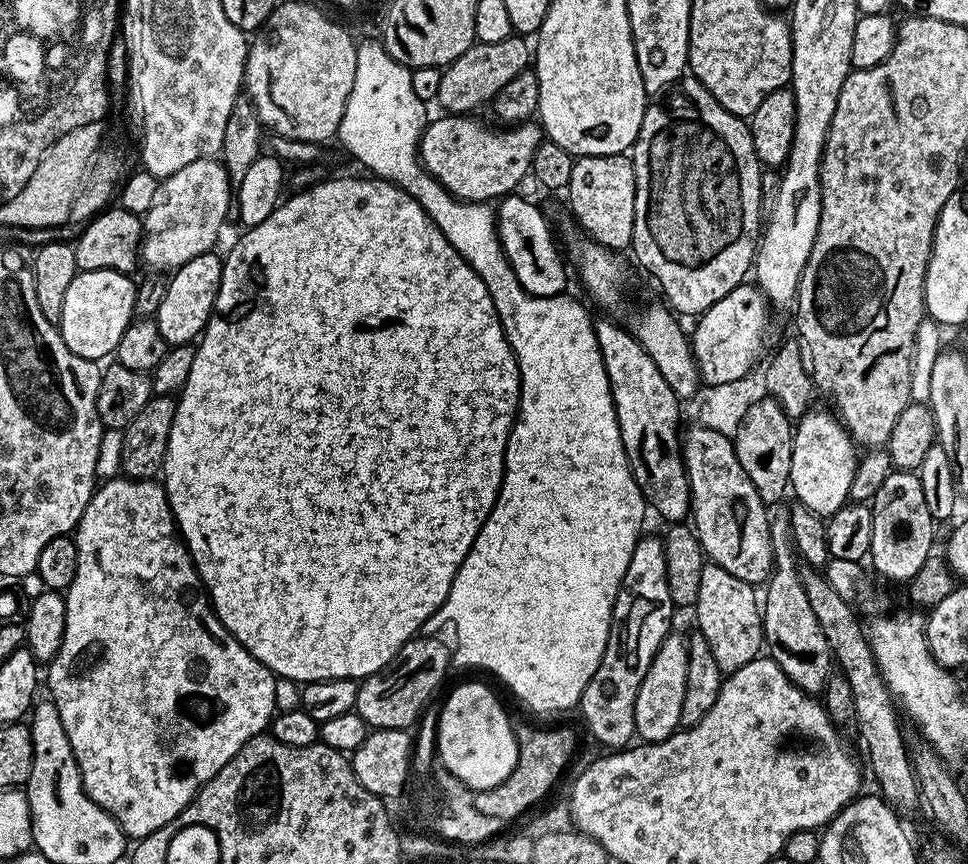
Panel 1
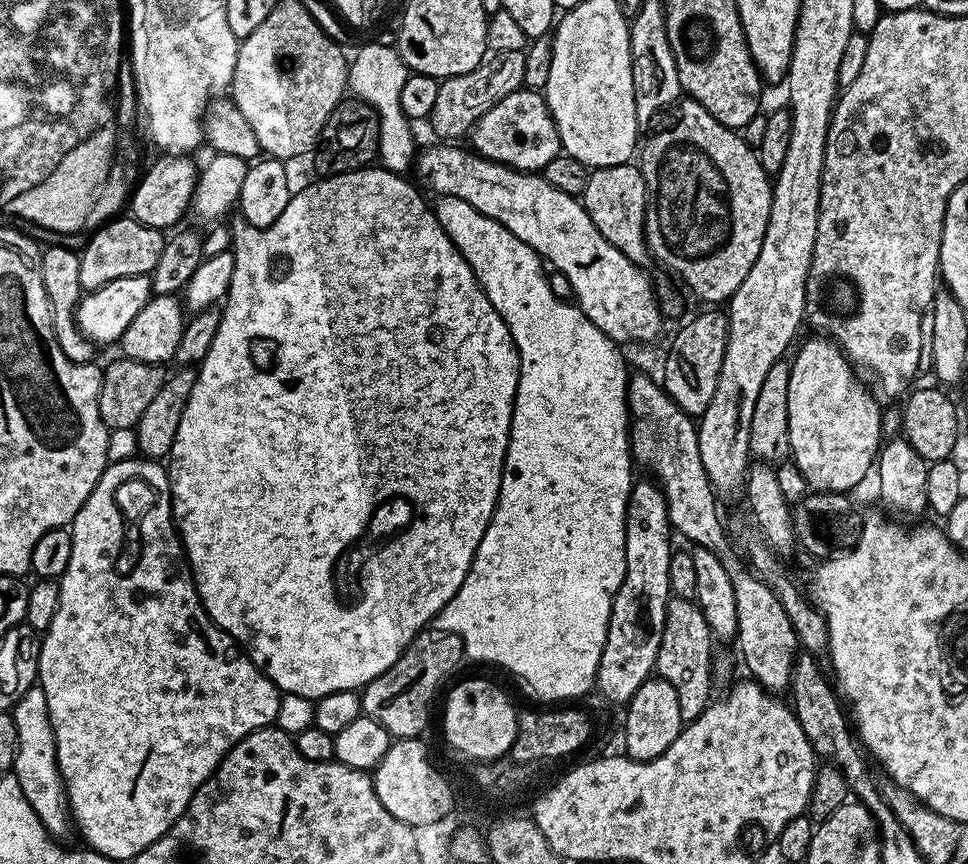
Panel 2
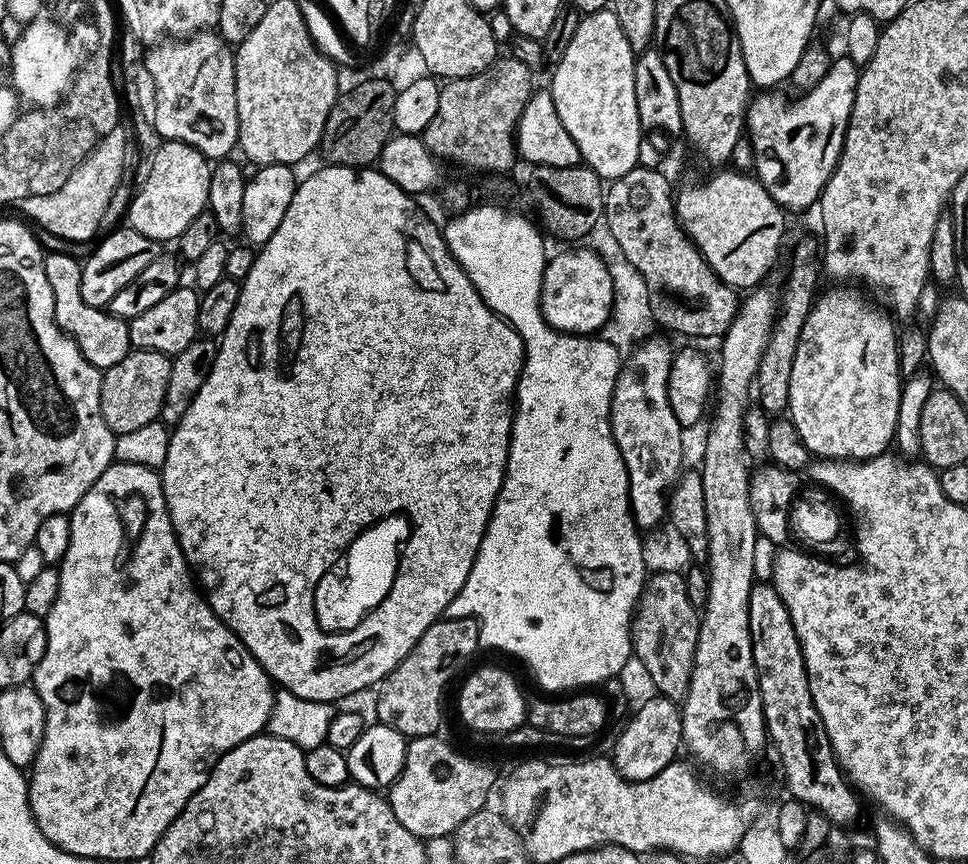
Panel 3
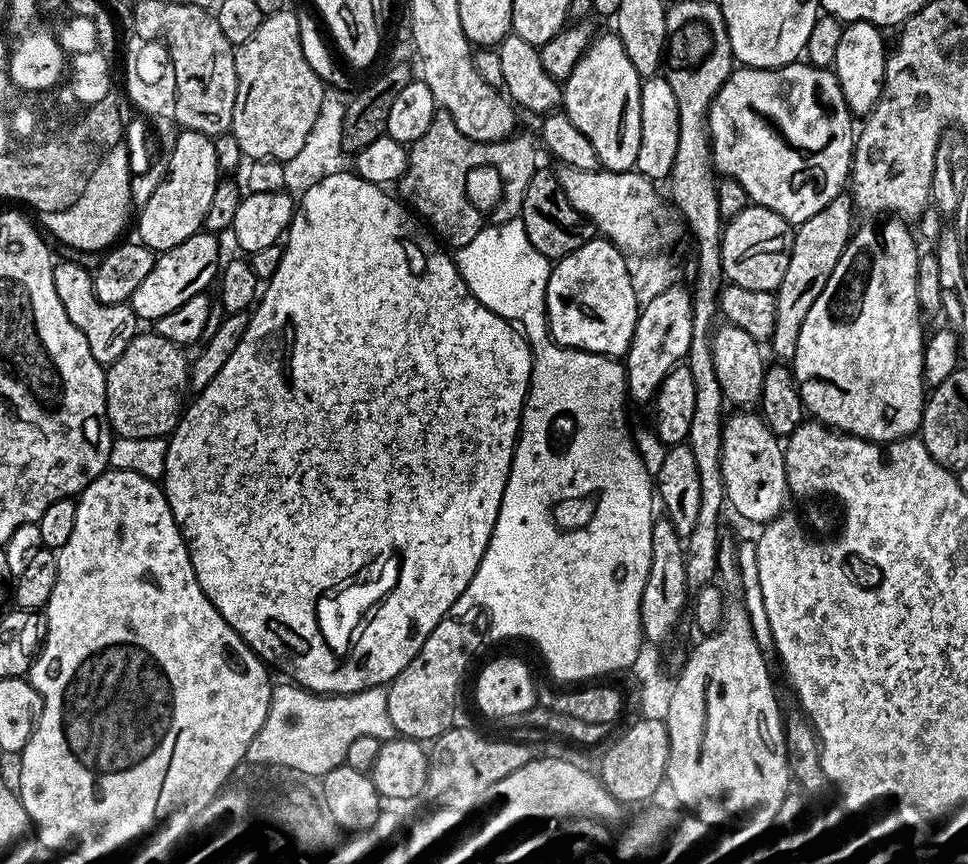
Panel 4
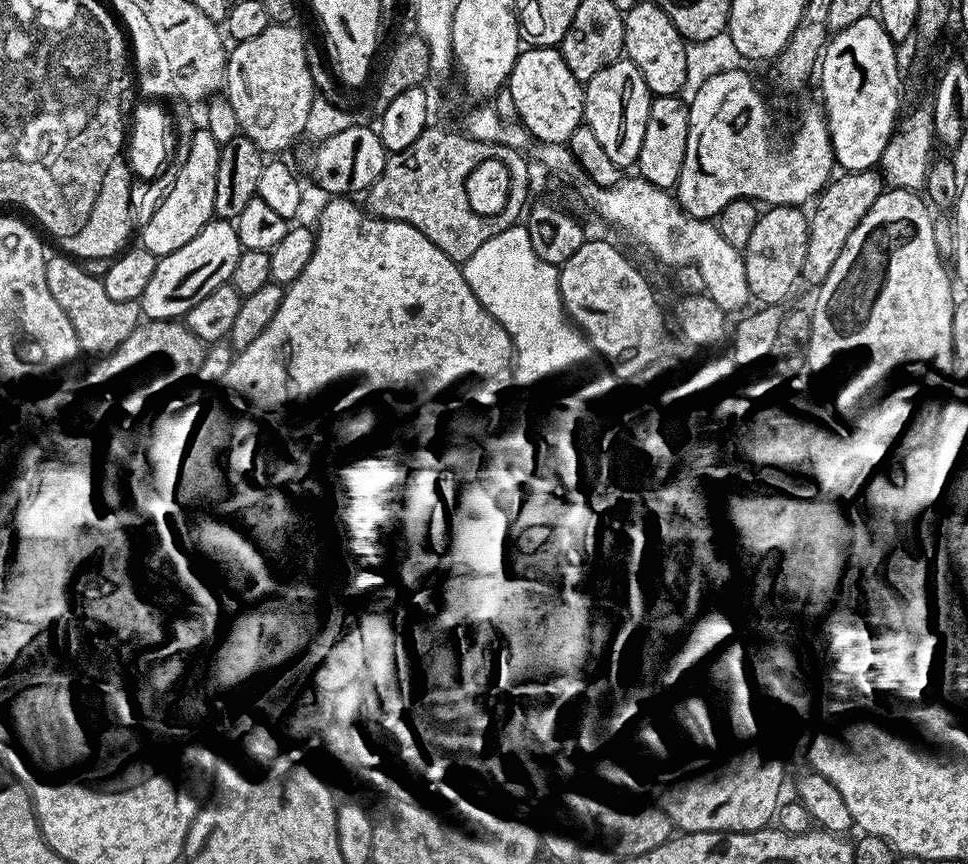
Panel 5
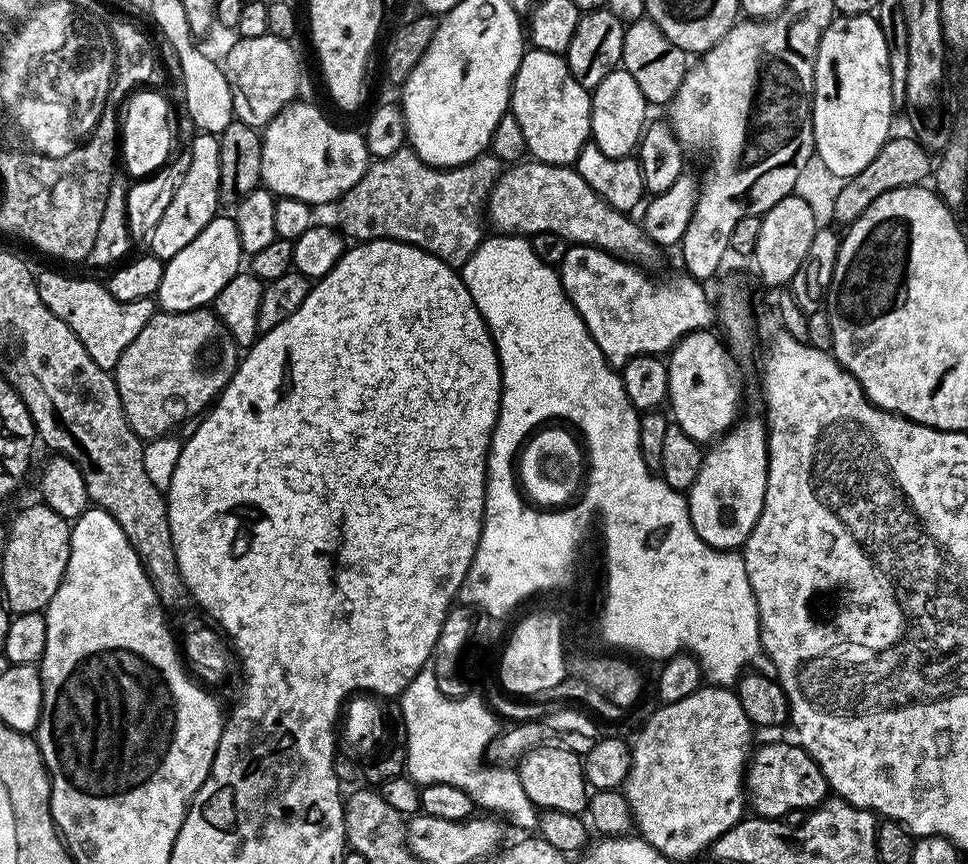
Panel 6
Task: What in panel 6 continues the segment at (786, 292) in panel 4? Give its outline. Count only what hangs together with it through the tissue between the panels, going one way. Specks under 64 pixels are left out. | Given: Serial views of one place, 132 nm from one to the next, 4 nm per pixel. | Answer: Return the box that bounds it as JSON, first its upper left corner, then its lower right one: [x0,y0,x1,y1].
[830,136,932,226]

